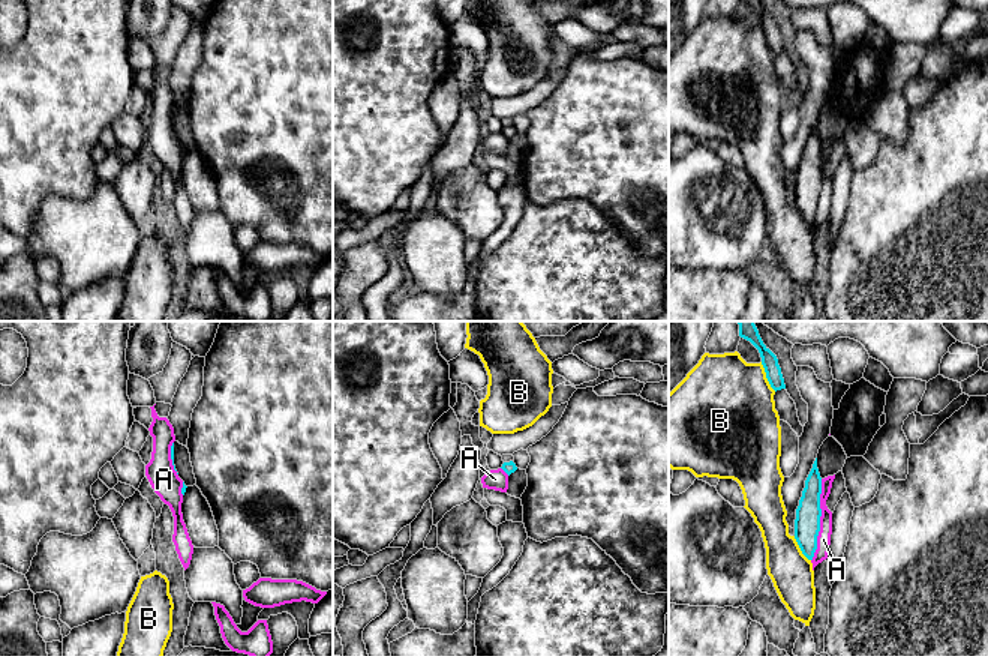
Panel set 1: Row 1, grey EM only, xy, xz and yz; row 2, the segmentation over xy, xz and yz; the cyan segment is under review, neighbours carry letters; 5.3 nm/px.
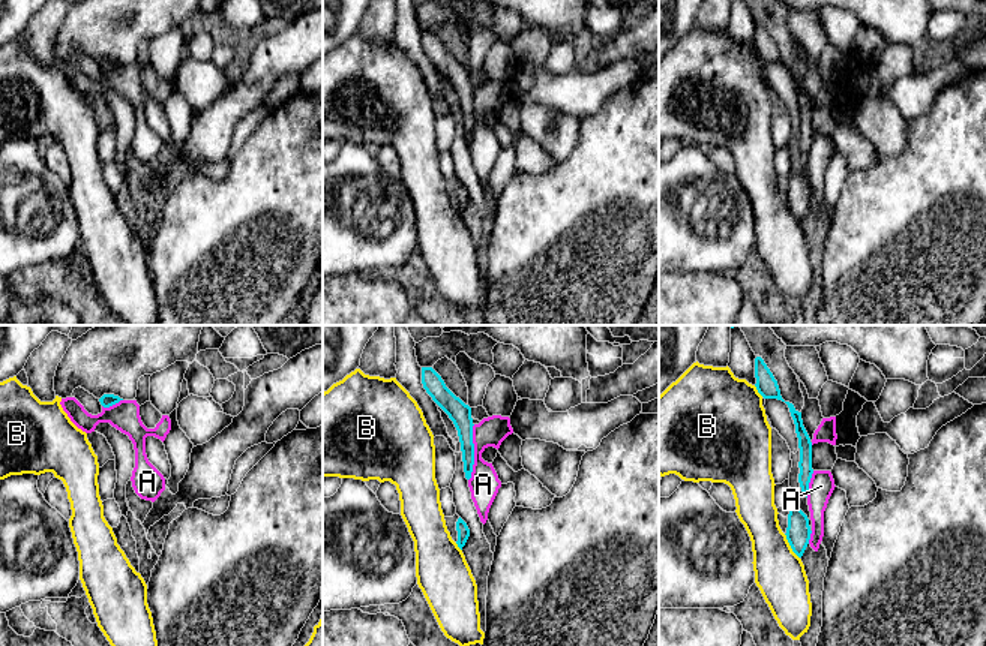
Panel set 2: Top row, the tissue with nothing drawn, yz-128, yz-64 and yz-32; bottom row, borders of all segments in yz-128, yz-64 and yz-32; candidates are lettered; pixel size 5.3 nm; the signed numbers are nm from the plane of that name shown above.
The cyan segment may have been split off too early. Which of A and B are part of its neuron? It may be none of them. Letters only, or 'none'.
none

